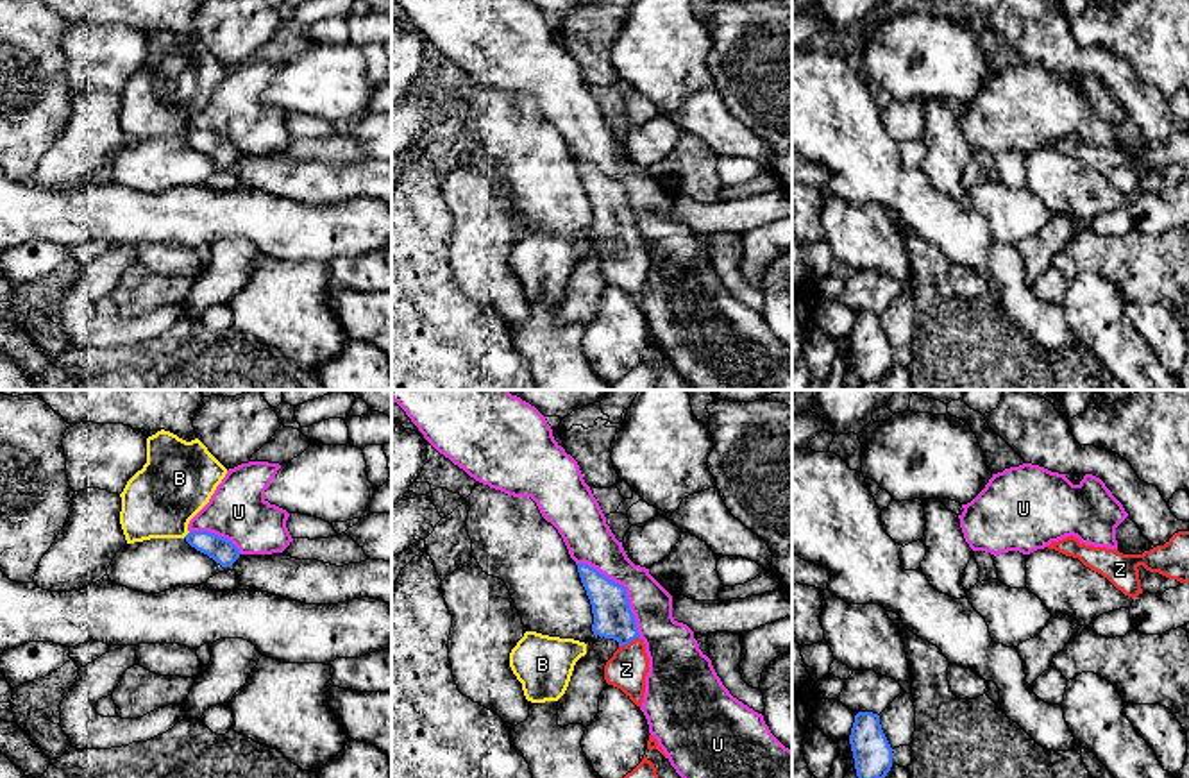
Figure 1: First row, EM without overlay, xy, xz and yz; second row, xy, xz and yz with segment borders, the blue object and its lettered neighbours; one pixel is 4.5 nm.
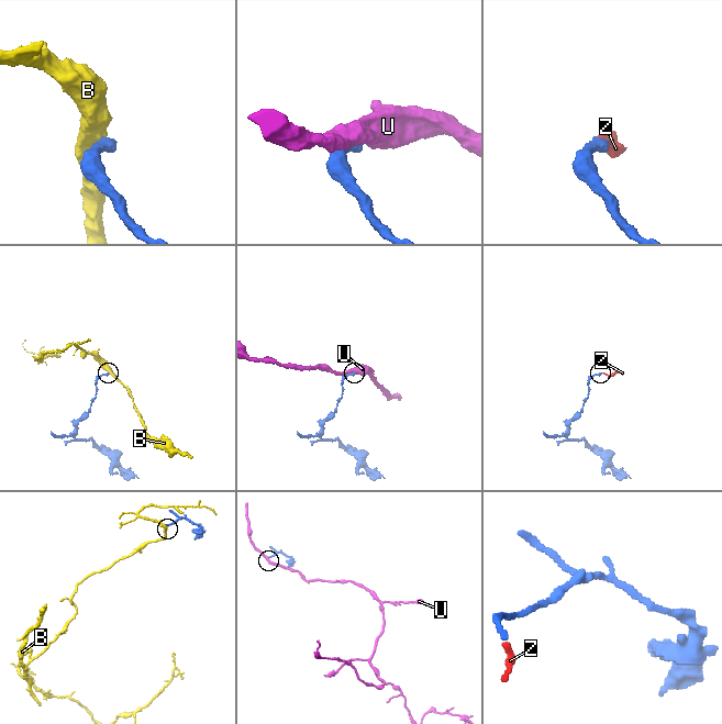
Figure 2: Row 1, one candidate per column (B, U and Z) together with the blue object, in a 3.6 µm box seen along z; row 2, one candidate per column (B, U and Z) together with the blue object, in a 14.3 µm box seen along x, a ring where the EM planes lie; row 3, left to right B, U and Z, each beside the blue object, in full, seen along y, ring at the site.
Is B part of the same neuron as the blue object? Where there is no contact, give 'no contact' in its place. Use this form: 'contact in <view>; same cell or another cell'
contact in xy; another cell

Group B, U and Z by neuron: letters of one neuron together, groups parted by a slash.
B / U / Z

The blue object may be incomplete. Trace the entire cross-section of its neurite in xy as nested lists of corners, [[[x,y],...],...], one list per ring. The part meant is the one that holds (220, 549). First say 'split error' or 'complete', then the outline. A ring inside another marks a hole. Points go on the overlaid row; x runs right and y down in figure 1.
complete; [[[190,531],[184,538],[191,547],[207,554],[222,567],[231,567],[241,554],[231,540],[209,531]]]

